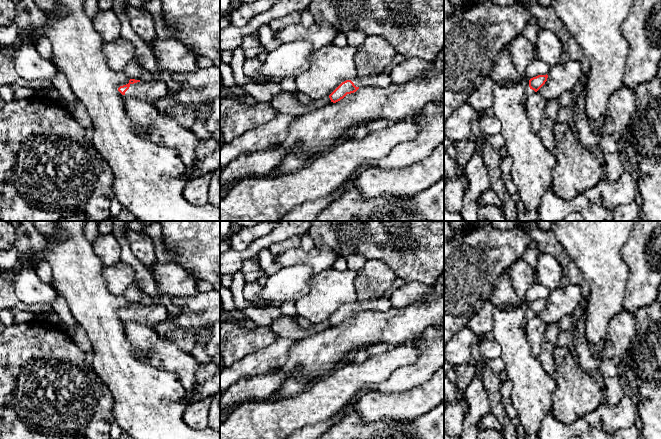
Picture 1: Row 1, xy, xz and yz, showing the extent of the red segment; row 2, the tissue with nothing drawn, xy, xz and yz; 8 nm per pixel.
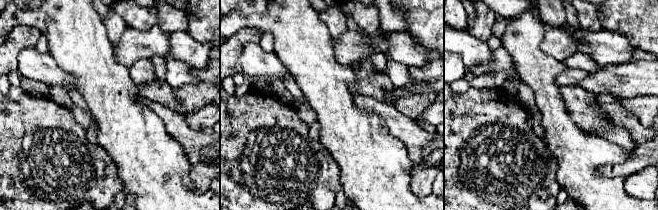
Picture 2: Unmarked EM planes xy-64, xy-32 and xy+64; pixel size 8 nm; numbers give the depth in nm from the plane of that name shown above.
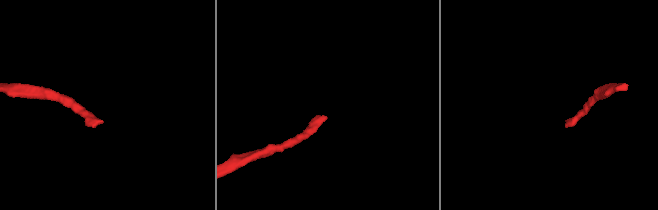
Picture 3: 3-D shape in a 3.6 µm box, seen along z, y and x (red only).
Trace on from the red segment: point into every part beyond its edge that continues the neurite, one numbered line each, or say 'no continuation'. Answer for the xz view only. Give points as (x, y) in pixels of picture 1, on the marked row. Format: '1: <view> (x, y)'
1: xz (382, 79)

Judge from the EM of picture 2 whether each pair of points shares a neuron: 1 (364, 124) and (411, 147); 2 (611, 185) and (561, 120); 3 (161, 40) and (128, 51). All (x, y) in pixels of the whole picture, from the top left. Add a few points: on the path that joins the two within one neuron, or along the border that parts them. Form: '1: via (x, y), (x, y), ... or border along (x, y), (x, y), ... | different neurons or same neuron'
1: border along (385, 125), (388, 132), (404, 145), (412, 163) | different neurons
2: via (592, 177), (578, 163), (578, 154), (565, 139) | same neuron
3: via (153, 42), (135, 43) | same neuron

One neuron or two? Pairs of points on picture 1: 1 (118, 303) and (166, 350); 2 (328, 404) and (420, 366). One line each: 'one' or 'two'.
1: two
2: two

